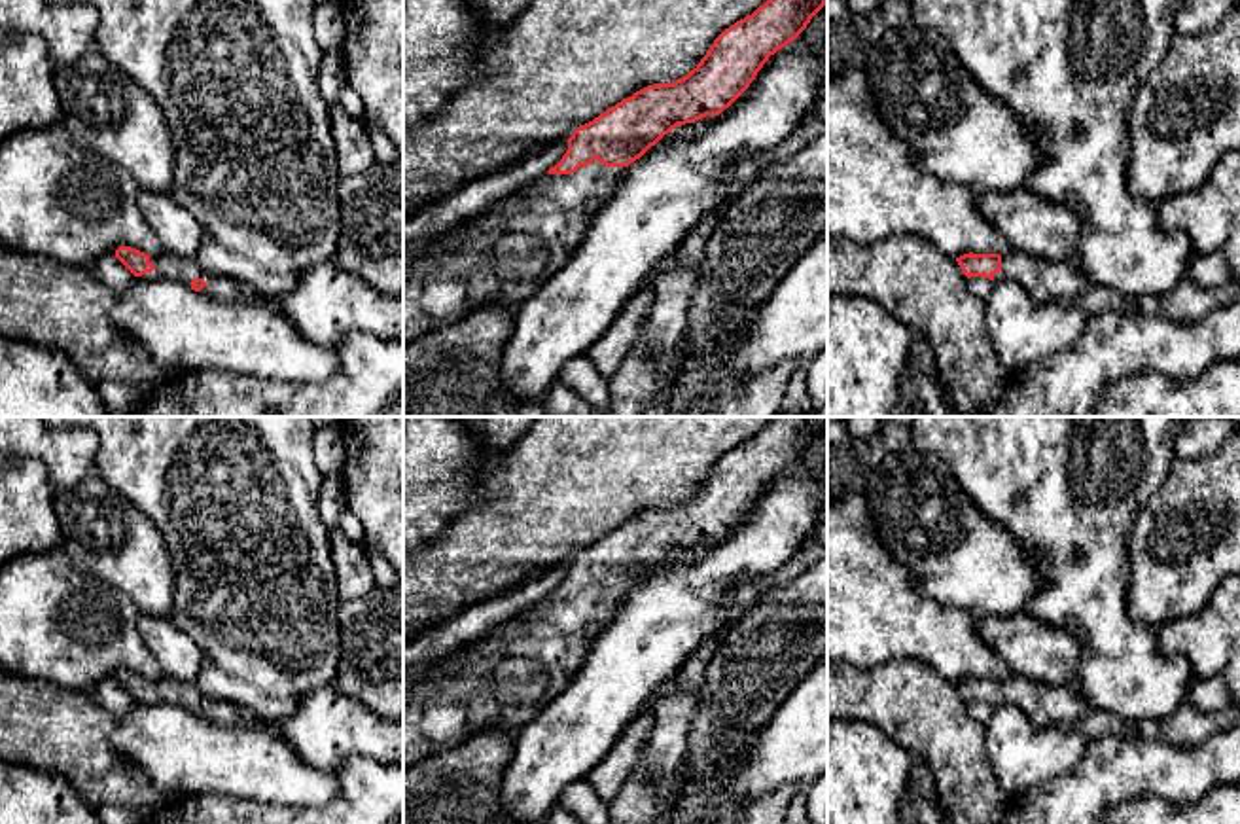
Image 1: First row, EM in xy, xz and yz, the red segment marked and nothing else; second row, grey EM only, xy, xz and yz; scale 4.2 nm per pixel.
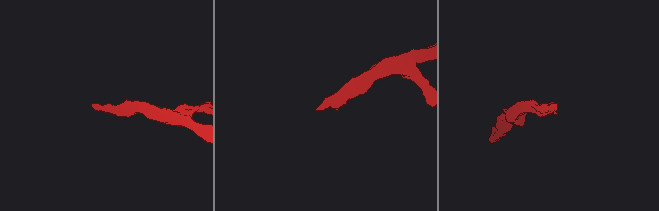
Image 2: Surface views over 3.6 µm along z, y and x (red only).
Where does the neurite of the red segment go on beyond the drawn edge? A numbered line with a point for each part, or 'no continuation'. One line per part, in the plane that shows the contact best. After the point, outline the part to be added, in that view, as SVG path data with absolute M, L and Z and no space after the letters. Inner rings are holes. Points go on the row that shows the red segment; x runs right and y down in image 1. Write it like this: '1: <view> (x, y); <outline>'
1: xz (502, 256); M594 159L572 174L543 174L541 180L494 201L483 214L437 237L426 254L403 271L403 345L422 333L449 326L488 303L519 307L574 256L596 214L611 201L625 167L606 167Z

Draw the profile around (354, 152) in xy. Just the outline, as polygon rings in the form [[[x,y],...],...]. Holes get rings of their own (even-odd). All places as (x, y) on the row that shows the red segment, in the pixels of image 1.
[[[339,104],[329,106],[329,129],[341,178],[367,172],[375,165],[373,144],[362,121],[350,117]]]

